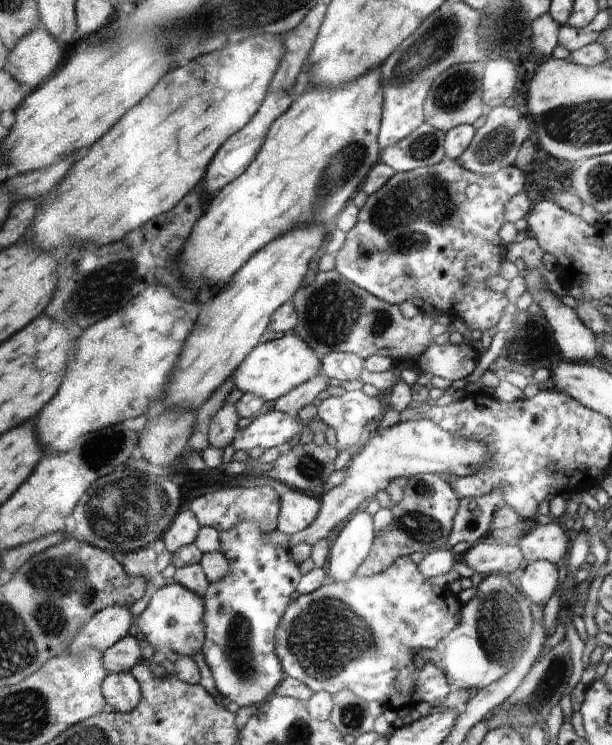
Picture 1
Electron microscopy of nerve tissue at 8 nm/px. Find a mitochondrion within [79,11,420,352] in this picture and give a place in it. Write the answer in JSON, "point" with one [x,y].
{"point":[332,311]}

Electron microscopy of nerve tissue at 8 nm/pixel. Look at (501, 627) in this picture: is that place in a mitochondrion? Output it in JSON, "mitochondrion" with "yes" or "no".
{"mitochondrion":"yes"}

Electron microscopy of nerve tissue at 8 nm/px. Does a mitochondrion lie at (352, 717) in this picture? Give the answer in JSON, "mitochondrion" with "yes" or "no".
{"mitochondrion":"yes"}

